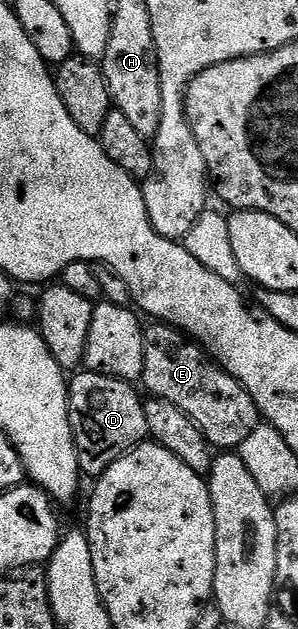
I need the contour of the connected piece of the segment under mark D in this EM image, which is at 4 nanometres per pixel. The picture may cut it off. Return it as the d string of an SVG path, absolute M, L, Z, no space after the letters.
M82 369L69 380L68 390L78 470L83 476L102 475L120 456L134 450L139 443L147 442L146 405L143 396L138 396L131 384Z

